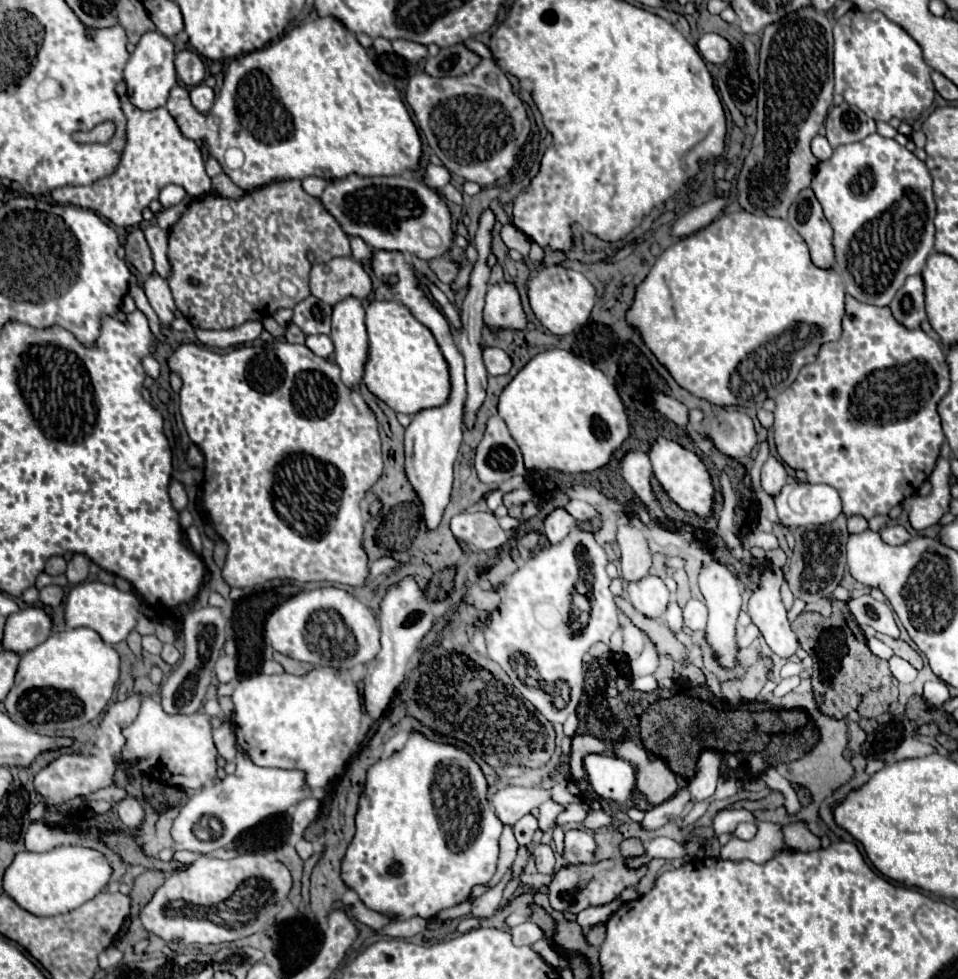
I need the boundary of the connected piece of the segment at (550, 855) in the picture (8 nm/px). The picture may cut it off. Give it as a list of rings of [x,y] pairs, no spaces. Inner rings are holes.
[[[534,845],[532,857],[534,857],[534,863],[540,873],[546,873],[546,875],[554,873],[556,859],[554,859],[554,851],[548,845]]]

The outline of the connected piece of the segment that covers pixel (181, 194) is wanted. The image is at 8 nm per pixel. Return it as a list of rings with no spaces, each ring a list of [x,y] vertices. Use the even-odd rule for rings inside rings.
[[[168,185],[162,189],[160,193],[160,203],[164,209],[172,207],[172,205],[178,205],[182,199],[186,197],[186,191],[182,187],[176,187],[176,185]]]

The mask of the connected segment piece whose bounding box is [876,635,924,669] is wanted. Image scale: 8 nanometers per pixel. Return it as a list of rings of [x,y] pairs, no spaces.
[[[876,635],[880,641],[884,641],[888,647],[892,647],[894,649],[894,653],[898,655],[898,657],[902,657],[902,659],[906,659],[912,667],[916,667],[916,669],[922,669],[924,667],[924,659],[920,657],[920,653],[916,653],[908,643],[904,643],[904,641],[900,641],[900,639],[892,639],[892,637],[886,637],[886,635]]]

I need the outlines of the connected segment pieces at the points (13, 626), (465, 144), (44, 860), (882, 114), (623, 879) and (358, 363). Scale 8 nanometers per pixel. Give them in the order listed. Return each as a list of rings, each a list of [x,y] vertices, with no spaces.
[[[26,607],[6,621],[2,649],[24,655],[50,635],[52,621],[40,607]]]
[[[486,57],[472,73],[460,77],[434,79],[424,71],[416,73],[408,81],[406,101],[444,167],[480,187],[490,187],[512,169],[530,133],[524,103],[512,91],[508,77],[492,57]]]
[[[54,847],[46,853],[18,853],[4,871],[4,891],[22,909],[38,917],[52,917],[78,909],[106,887],[110,879],[110,865],[106,857],[86,847]]]
[[[858,9],[848,11],[834,25],[834,81],[836,93],[844,97],[846,103],[856,105],[860,111],[870,115],[874,121],[890,121],[898,117],[900,121],[916,119],[922,109],[930,107],[934,101],[934,85],[930,81],[932,69],[922,57],[920,45],[894,21],[890,21],[880,11],[862,13]]]
[[[636,839],[624,841],[620,845],[620,857],[610,859],[610,861],[600,861],[600,863],[592,863],[592,865],[568,865],[560,871],[554,873],[554,879],[550,883],[550,903],[554,909],[558,911],[572,911],[572,913],[580,913],[582,909],[590,907],[590,905],[604,905],[610,903],[616,895],[620,895],[626,887],[632,887],[640,881],[640,877],[646,873],[646,867],[638,869],[638,871],[630,871],[622,865],[622,859],[628,855],[640,855],[644,851],[644,845]]]
[[[348,297],[332,313],[334,359],[342,369],[342,381],[350,389],[360,389],[368,361],[368,333],[364,325],[364,307],[358,299]]]

